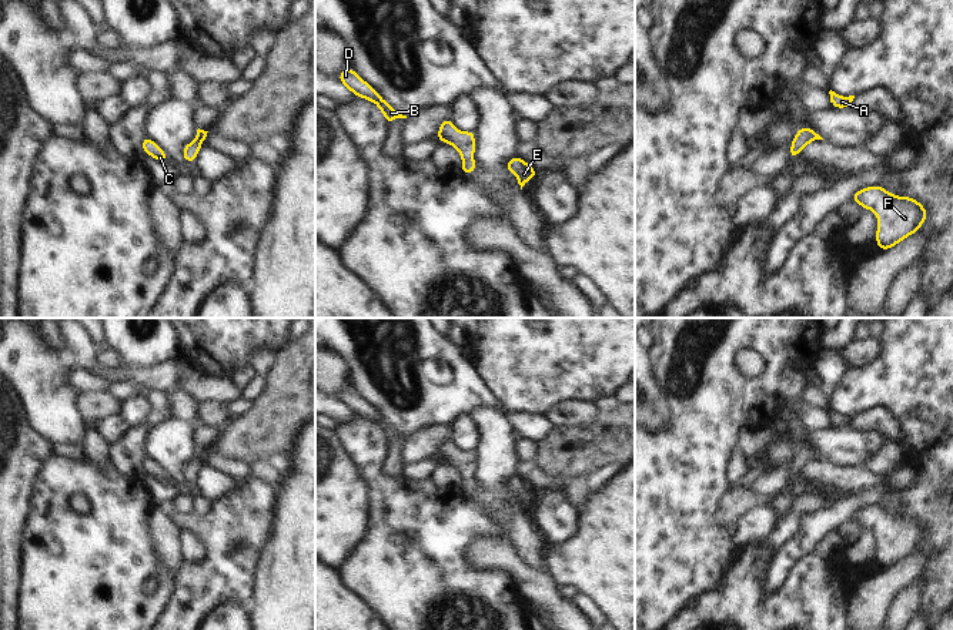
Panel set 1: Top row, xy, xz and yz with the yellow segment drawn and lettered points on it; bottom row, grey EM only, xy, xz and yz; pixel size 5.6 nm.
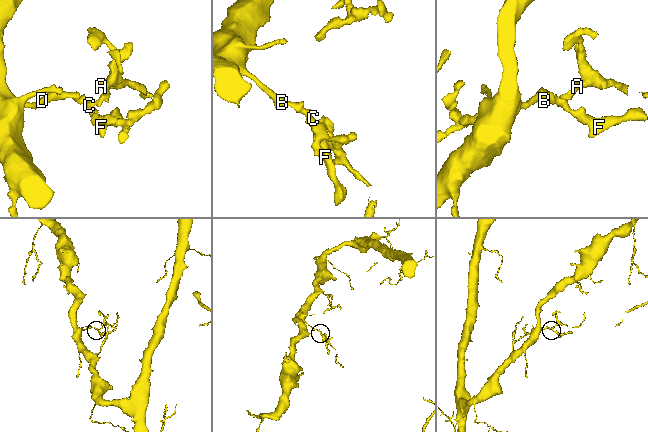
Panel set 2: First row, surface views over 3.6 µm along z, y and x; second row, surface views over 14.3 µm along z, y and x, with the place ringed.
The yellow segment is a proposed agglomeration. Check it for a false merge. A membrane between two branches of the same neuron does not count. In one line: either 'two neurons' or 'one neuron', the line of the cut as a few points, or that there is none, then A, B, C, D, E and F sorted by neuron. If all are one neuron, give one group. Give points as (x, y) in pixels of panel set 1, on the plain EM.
one neuron | no cut | A B C D E F

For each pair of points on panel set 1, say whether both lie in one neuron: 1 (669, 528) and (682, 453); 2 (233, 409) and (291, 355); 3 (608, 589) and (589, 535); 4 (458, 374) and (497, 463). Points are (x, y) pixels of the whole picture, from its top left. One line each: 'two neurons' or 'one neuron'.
1: one neuron
2: two neurons
3: one neuron
4: two neurons

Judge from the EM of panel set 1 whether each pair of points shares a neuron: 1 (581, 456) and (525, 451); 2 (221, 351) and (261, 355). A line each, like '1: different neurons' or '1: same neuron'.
1: different neurons
2: different neurons

